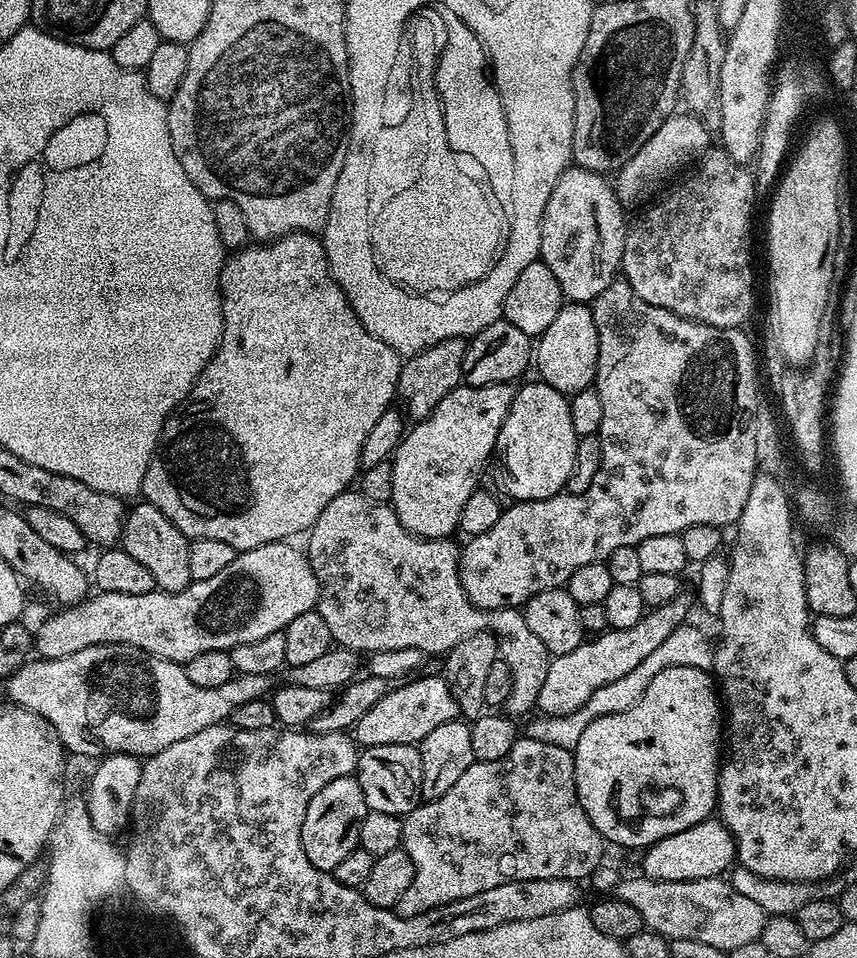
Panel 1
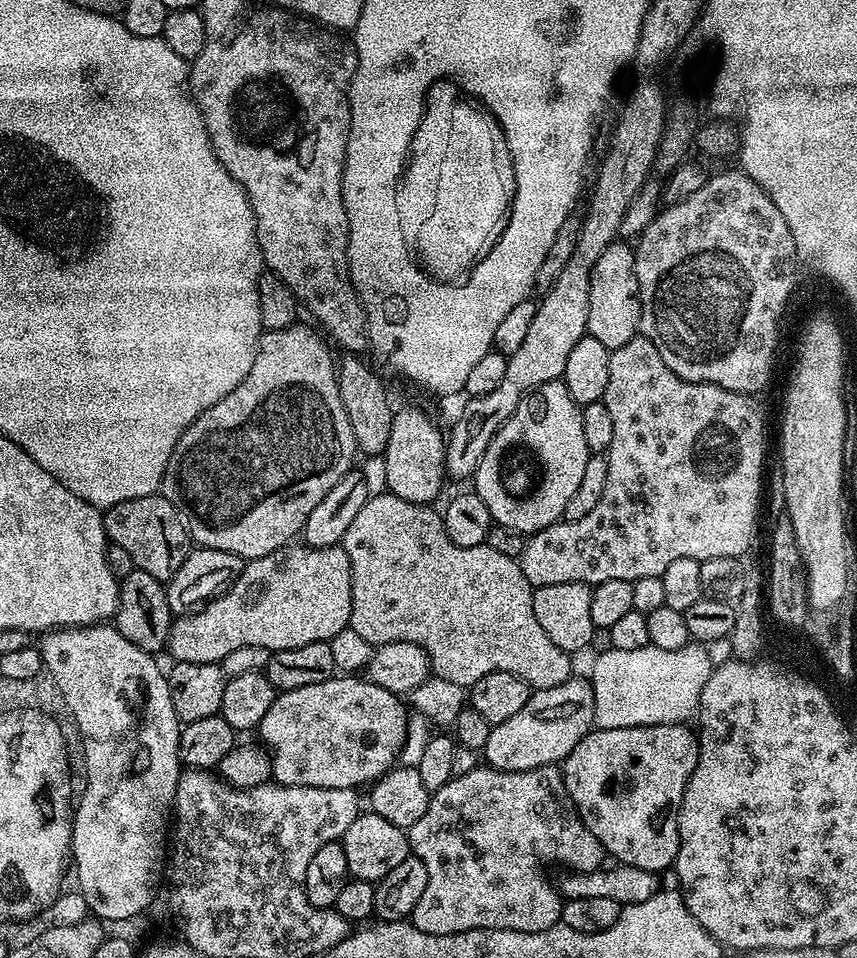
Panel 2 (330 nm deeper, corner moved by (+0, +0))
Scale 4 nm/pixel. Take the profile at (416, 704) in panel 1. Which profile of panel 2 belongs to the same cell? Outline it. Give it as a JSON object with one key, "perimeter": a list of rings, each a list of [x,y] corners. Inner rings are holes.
{"perimeter":[[[337,674],[318,686],[276,695],[258,735],[271,755],[275,783],[360,790],[397,763],[408,736],[409,719],[409,709],[397,693],[382,690],[356,674]]]}

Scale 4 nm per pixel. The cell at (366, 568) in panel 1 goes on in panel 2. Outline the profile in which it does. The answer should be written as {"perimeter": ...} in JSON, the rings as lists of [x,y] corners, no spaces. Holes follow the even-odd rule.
{"perimeter":[[[387,490],[381,491],[381,493],[381,496],[369,495],[362,510],[358,510],[354,522],[350,522],[350,530],[346,530],[342,541],[344,552],[350,558],[350,570],[352,571],[350,630],[354,634],[358,634],[358,638],[366,638],[366,642],[373,646],[386,642],[414,642],[422,650],[426,650],[433,677],[457,683],[465,690],[471,689],[472,684],[478,682],[478,678],[486,678],[486,674],[494,674],[495,672],[514,674],[527,682],[529,689],[532,690],[558,686],[562,682],[573,679],[573,657],[569,653],[563,652],[558,646],[554,646],[554,642],[550,642],[550,637],[542,630],[538,618],[534,618],[533,586],[526,578],[526,574],[522,574],[519,559],[506,554],[498,554],[498,550],[494,550],[487,542],[478,546],[458,546],[454,542],[450,542],[444,529],[443,515],[437,509],[435,512],[435,507],[406,502],[406,498],[398,498],[393,492]]]}

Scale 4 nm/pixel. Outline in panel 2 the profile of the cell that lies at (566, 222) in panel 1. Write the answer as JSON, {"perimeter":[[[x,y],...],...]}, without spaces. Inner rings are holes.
{"perimeter":[[[628,242],[611,244],[596,262],[590,278],[590,314],[587,335],[598,338],[609,350],[626,346],[638,334],[640,291],[636,277],[636,253]]]}

